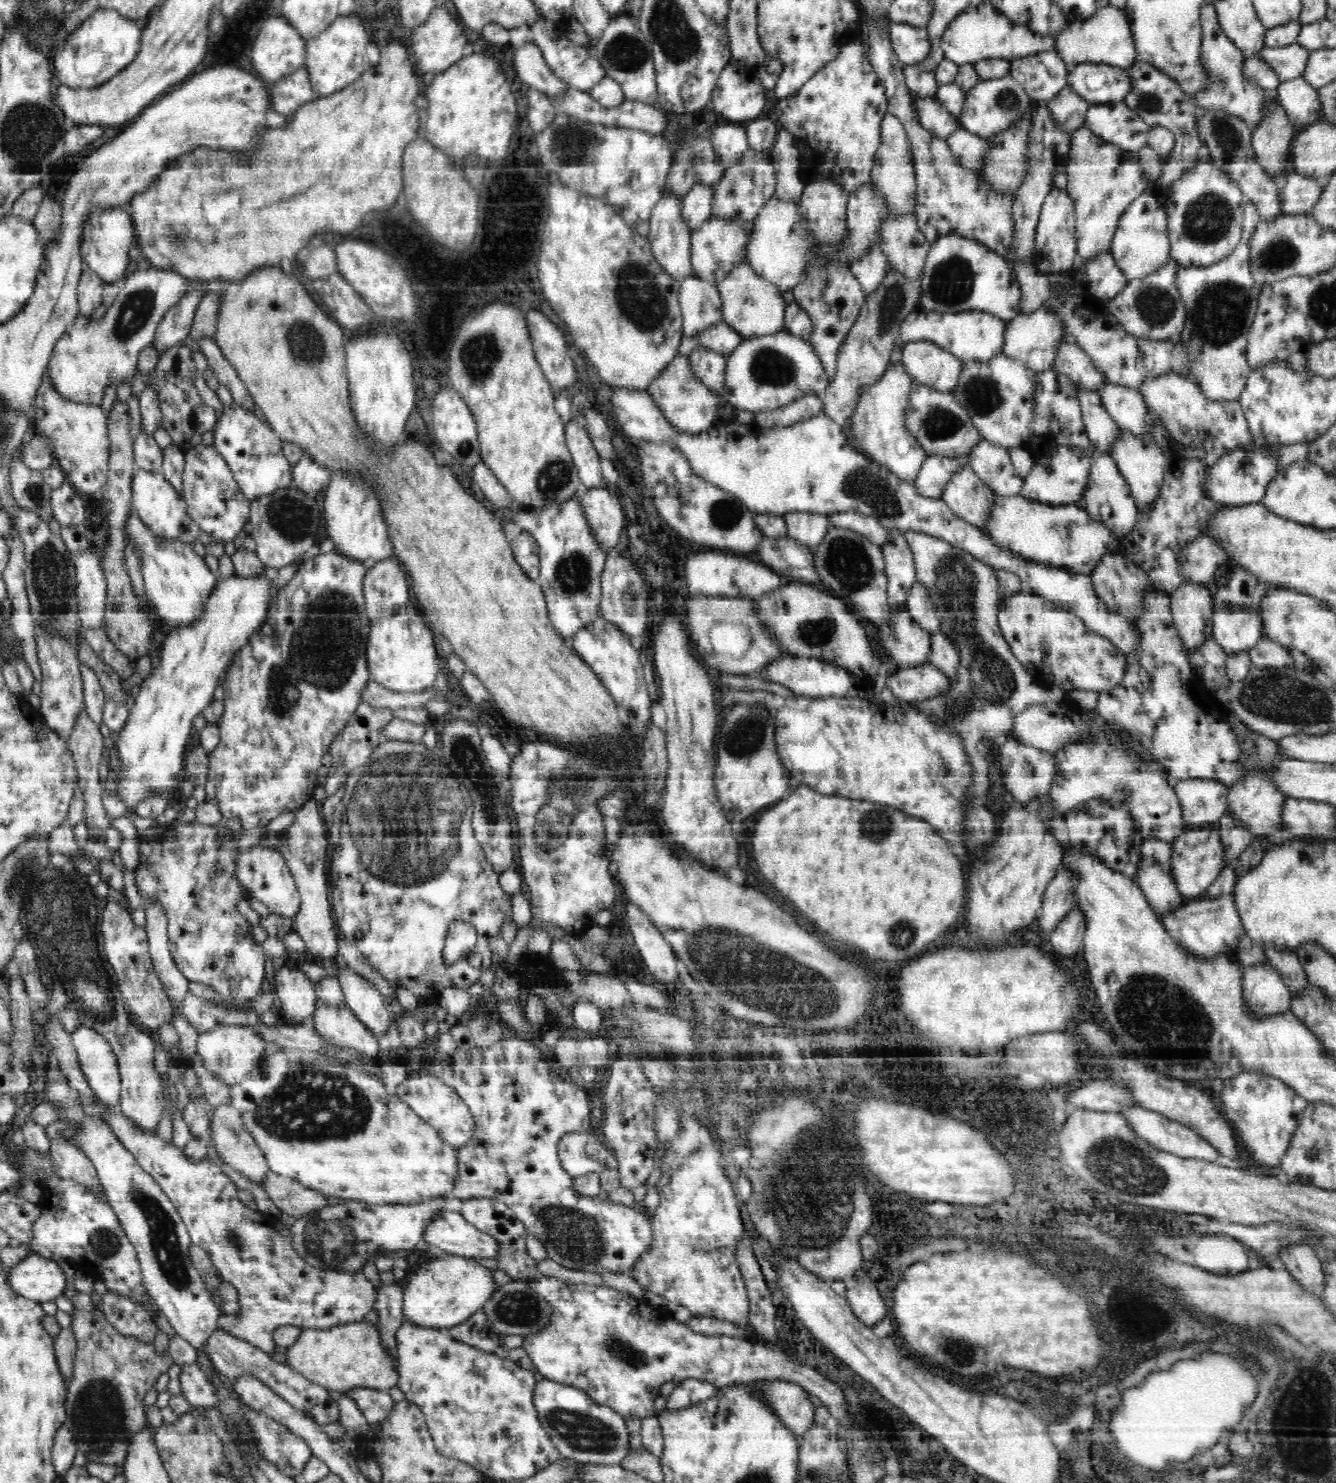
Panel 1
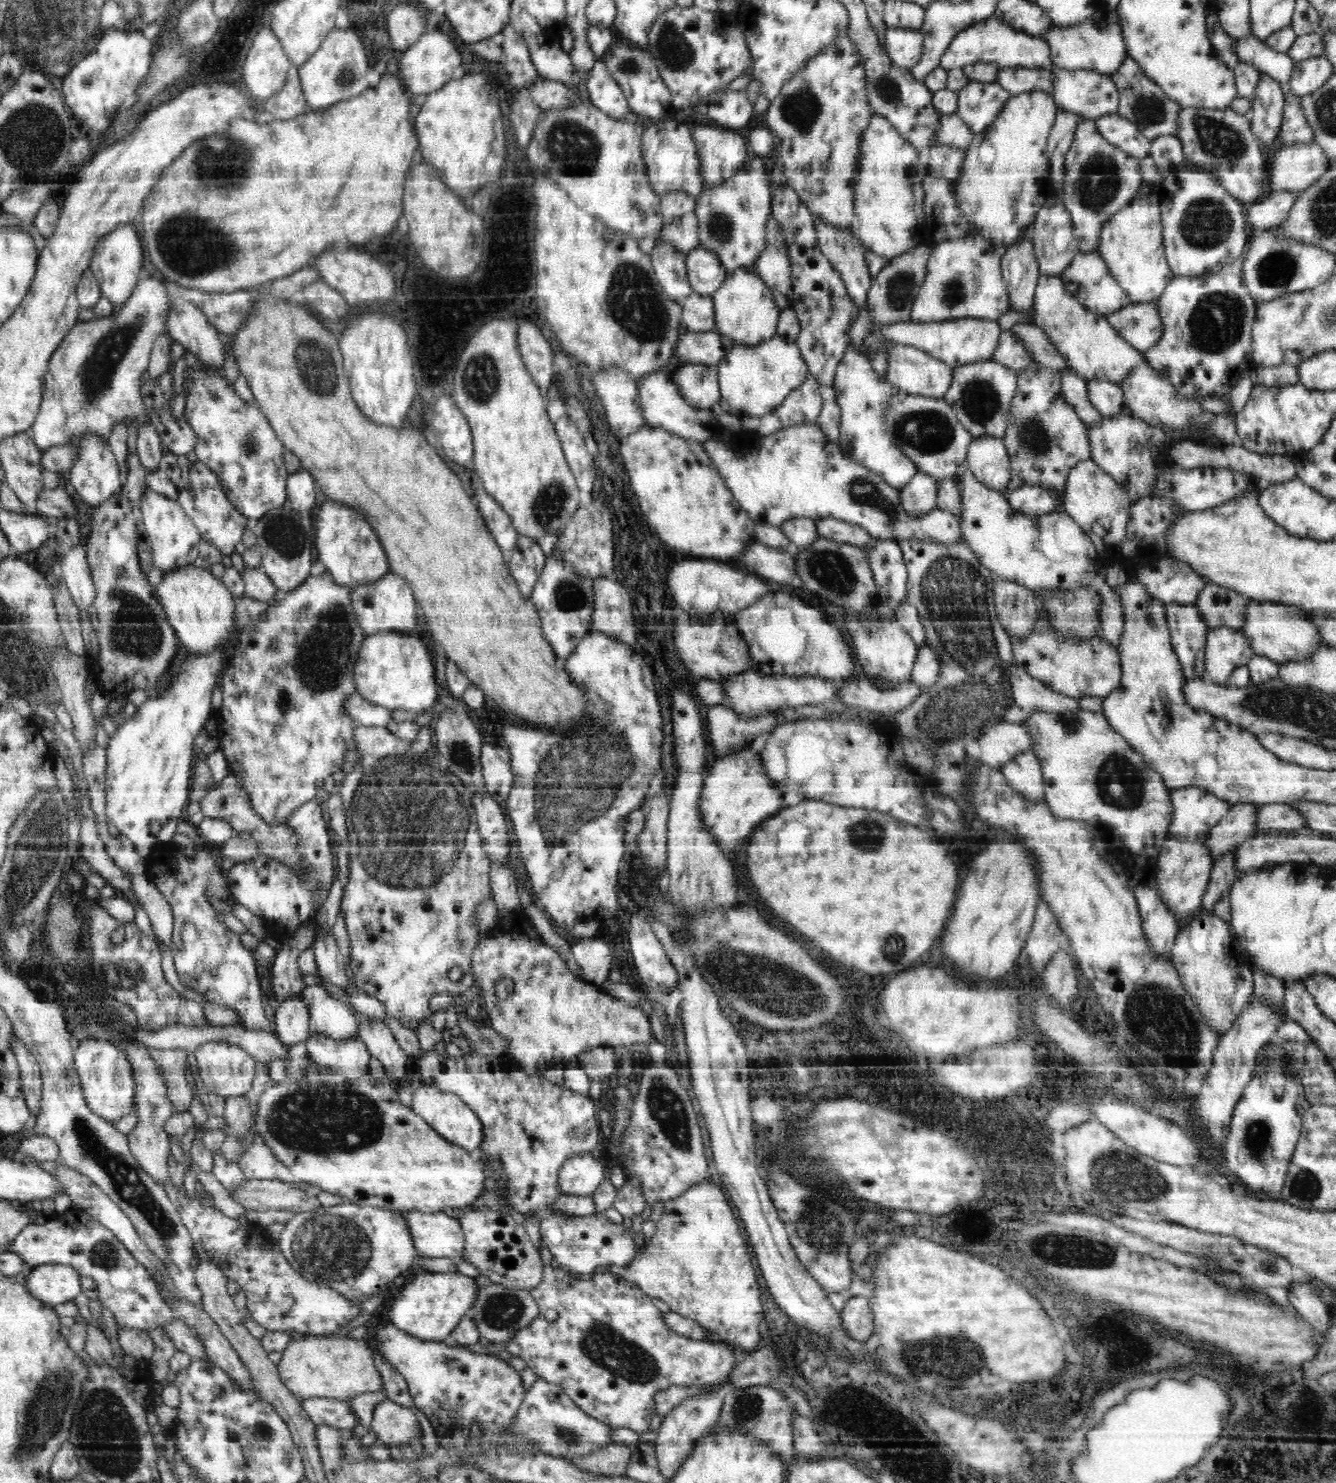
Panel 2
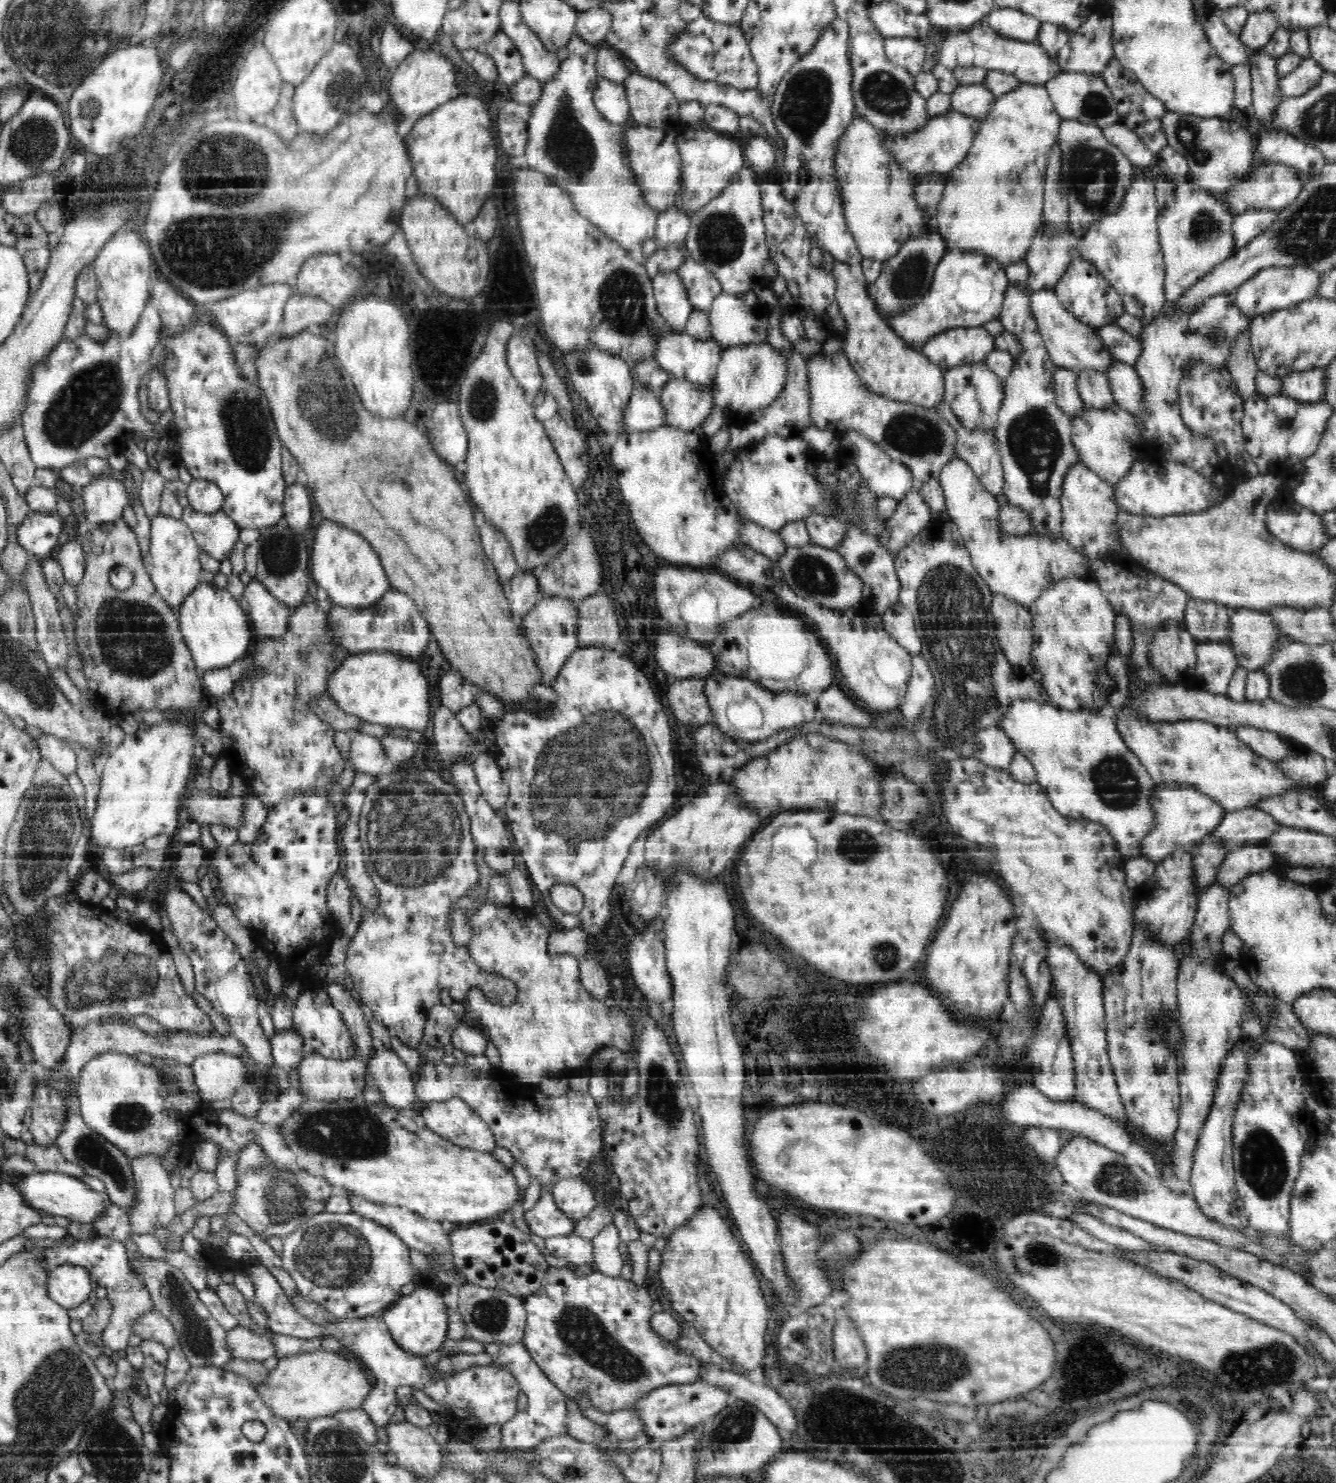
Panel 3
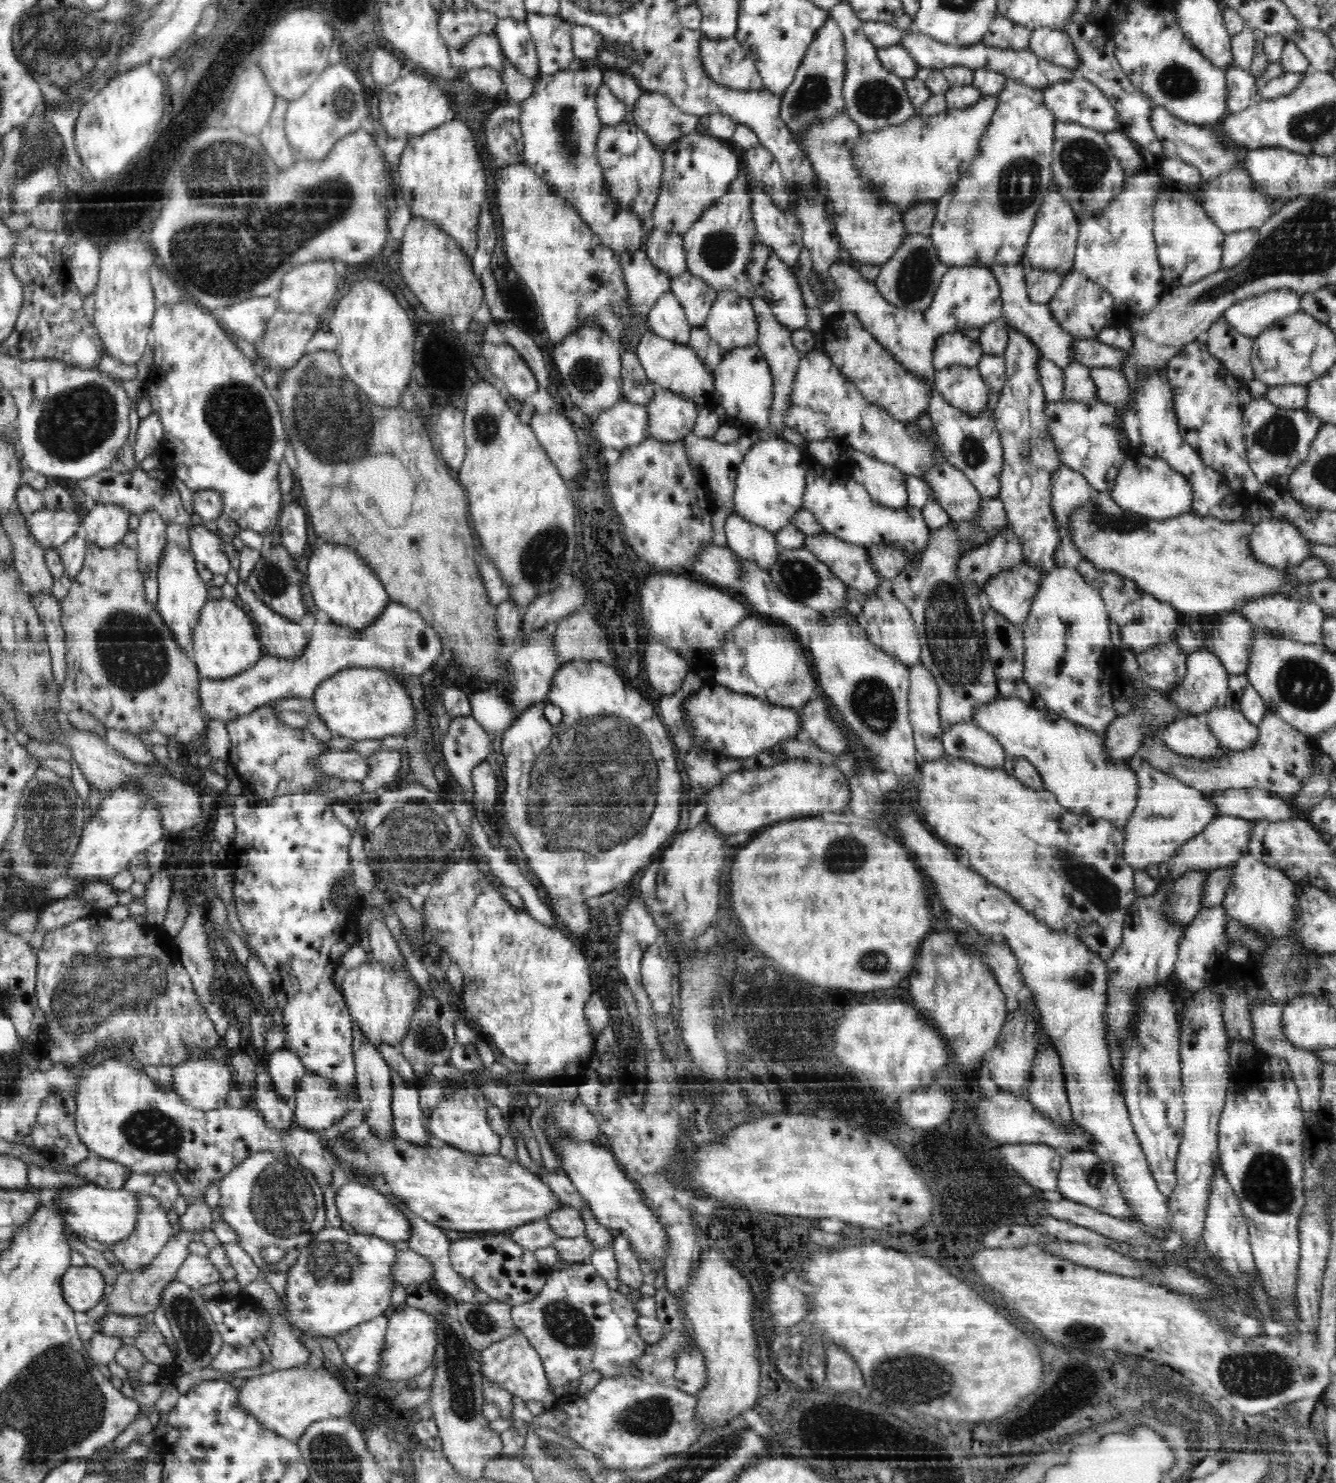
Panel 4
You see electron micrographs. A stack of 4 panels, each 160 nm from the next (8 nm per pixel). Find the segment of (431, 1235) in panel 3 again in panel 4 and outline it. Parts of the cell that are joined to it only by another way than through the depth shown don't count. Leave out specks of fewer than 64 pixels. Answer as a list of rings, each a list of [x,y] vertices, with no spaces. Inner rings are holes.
[[[350,1180],[337,1191],[335,1203],[339,1216],[344,1225],[363,1235],[378,1236],[390,1242],[403,1241],[407,1243],[410,1238],[410,1223],[386,1195],[378,1192],[372,1186],[366,1186],[358,1181]]]

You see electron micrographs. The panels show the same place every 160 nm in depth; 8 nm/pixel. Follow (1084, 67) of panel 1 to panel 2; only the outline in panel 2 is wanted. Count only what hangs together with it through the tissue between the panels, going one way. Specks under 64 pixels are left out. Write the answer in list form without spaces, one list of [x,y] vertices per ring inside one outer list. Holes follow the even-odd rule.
[[[1054,68],[1054,91],[1051,95],[1055,104],[1060,109],[1072,111],[1073,114],[1080,114],[1085,119],[1098,120],[1100,116],[1118,114],[1120,94],[1111,75],[1099,74],[1093,70],[1065,70]]]

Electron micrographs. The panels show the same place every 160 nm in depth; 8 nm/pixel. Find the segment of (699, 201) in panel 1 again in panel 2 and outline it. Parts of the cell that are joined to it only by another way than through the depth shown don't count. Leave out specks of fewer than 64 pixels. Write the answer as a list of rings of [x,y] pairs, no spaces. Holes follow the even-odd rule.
[[[696,209],[684,213],[673,220],[673,223],[665,223],[660,232],[660,237],[674,247],[674,251],[688,254],[693,248],[698,247],[698,215]]]

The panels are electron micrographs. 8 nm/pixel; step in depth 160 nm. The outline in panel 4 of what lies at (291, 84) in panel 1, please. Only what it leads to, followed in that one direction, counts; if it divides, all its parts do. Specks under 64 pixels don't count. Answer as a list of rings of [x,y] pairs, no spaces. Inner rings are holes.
[[[276,99],[270,121],[258,134],[263,150],[270,155],[278,171],[284,171],[294,160],[294,149],[286,138],[285,118],[289,102],[286,99]]]

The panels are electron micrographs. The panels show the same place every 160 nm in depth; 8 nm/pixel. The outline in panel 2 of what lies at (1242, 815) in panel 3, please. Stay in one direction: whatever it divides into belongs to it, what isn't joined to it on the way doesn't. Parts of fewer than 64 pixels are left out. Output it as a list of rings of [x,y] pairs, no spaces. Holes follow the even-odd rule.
[[[1289,803],[1263,804],[1258,808],[1255,828],[1268,830],[1305,831],[1302,815]]]

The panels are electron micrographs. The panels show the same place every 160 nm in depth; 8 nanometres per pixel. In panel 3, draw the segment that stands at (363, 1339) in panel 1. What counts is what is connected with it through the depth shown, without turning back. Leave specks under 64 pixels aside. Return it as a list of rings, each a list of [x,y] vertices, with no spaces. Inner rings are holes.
[[[319,1348],[310,1352],[299,1352],[281,1358],[264,1384],[258,1384],[259,1398],[274,1415],[284,1421],[297,1423],[300,1419],[330,1417],[340,1411],[361,1408],[372,1386],[366,1370],[356,1360],[342,1354]]]

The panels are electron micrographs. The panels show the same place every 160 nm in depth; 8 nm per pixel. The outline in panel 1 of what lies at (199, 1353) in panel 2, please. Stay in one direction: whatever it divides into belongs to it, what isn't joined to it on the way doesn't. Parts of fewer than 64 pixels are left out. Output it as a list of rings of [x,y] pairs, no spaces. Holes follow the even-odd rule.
[[[218,1328],[214,1330],[210,1338],[207,1338],[206,1346],[202,1348],[202,1355],[206,1355],[206,1358],[210,1359],[217,1372],[221,1372],[223,1376],[228,1377],[234,1383],[238,1378],[242,1378],[244,1374],[256,1376],[296,1410],[302,1411],[308,1418],[318,1424],[326,1425],[339,1420],[338,1405],[331,1398],[327,1388],[311,1383],[304,1375],[298,1374],[292,1367],[288,1366],[286,1362],[278,1363],[274,1361],[271,1355],[266,1354],[266,1352],[245,1340],[232,1336],[225,1329]]]

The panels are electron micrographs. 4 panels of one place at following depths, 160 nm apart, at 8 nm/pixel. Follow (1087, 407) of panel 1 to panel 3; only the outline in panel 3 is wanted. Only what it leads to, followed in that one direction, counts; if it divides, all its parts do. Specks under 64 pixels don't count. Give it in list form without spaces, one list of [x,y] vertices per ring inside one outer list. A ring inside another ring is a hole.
[[[1056,368],[1054,393],[1056,393],[1056,404],[1067,415],[1074,416],[1085,408],[1078,392],[1078,385],[1076,385],[1076,372],[1073,370]]]

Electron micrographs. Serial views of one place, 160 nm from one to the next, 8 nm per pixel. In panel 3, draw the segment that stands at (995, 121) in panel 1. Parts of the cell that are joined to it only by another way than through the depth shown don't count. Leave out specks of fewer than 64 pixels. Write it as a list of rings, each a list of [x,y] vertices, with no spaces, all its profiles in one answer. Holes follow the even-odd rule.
[[[984,84],[960,85],[951,95],[951,108],[965,116],[984,121],[995,104],[997,97]]]

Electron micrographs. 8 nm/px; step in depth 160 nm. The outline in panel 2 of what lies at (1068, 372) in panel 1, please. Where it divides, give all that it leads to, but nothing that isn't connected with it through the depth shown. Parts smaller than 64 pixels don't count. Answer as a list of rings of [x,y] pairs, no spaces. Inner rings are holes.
[[[1033,322],[1016,324],[1010,328],[1010,332],[1016,340],[1019,340],[1020,344],[1024,344],[1024,349],[1028,349],[1028,354],[1032,355],[1041,366],[1061,372],[1070,369],[1066,359],[1058,354],[1054,344],[1047,339],[1044,331]]]

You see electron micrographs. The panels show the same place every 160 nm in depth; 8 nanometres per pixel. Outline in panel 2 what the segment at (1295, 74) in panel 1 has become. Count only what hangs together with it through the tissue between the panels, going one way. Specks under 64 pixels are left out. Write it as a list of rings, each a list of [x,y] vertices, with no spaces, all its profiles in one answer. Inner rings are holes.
[[[1254,35],[1234,39],[1233,52],[1242,64],[1254,66],[1283,87],[1290,83],[1297,64],[1287,53],[1275,52]]]

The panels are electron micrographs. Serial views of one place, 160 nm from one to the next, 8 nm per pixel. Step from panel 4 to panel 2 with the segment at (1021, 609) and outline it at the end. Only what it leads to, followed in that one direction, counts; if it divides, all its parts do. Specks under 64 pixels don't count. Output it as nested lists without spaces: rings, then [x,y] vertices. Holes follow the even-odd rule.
[[[966,462],[958,466],[953,480],[958,483],[962,502],[959,527],[964,542],[994,575],[994,580],[1015,581],[1036,594],[1044,590],[1078,588],[1080,584],[1089,585],[1099,592],[1108,587],[1108,559],[1098,555],[1091,538],[1066,511],[1061,509],[1038,518],[1018,514],[1010,507],[1007,495],[982,484]]]

